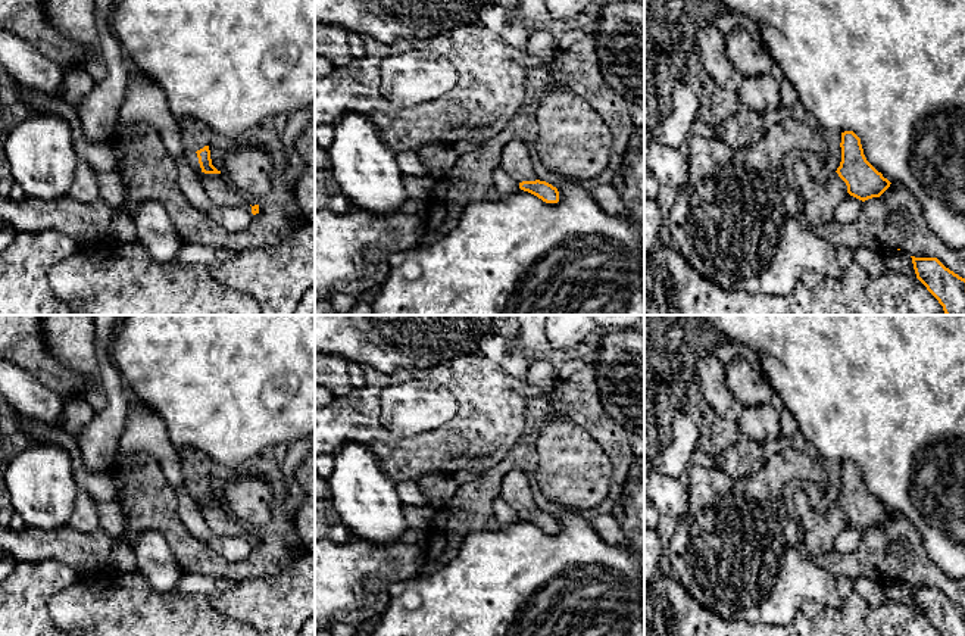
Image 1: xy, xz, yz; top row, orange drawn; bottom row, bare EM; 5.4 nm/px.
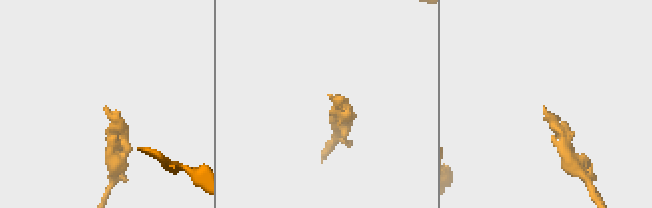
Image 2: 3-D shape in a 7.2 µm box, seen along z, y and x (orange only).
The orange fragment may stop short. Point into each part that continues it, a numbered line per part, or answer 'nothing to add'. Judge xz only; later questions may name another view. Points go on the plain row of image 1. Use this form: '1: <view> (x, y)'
1: xz (515, 490)

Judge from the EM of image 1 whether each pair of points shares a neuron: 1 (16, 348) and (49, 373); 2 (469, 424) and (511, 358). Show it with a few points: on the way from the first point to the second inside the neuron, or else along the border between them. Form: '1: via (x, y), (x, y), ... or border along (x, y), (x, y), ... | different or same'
1: via (24, 348), (41, 365) | same
2: border along (530, 359), (522, 377), (514, 377), (499, 364) | different

